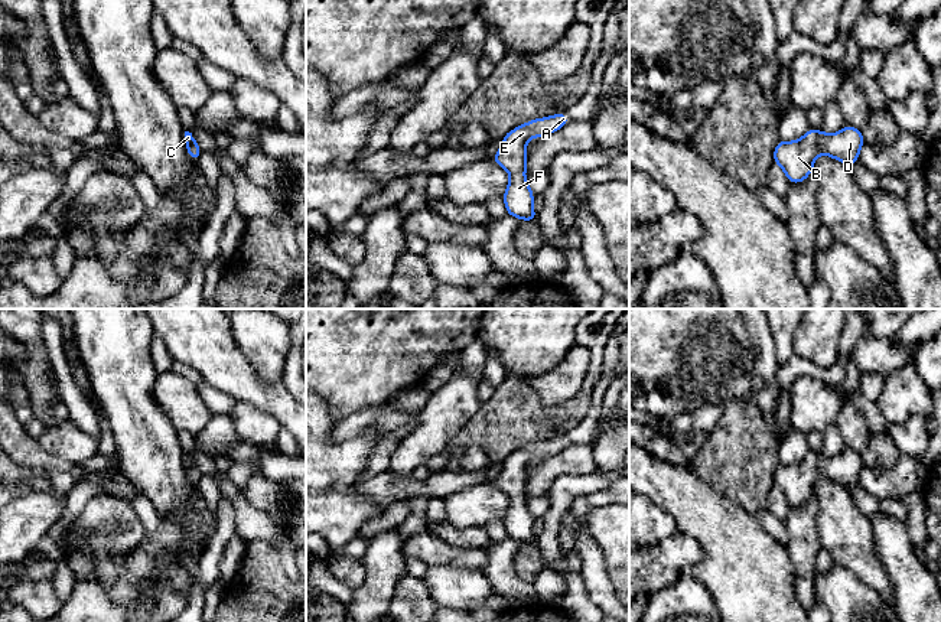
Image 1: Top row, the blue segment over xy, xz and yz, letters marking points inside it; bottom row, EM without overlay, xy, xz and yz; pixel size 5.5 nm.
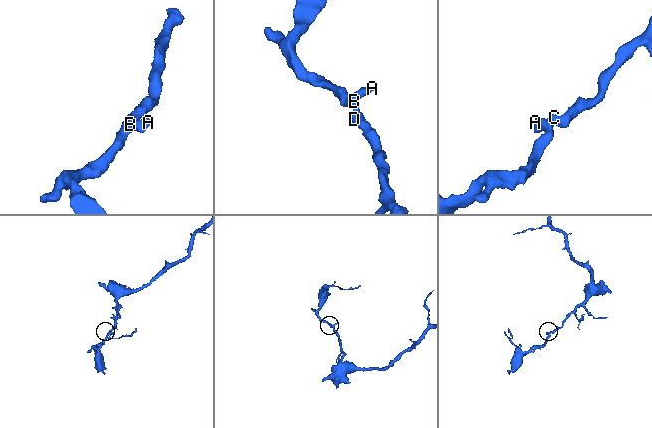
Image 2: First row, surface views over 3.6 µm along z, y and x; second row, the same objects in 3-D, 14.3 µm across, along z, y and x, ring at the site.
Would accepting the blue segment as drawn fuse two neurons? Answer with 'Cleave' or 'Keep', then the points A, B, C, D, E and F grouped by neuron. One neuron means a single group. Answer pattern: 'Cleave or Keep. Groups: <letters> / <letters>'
Keep. Groups: A B C D E F

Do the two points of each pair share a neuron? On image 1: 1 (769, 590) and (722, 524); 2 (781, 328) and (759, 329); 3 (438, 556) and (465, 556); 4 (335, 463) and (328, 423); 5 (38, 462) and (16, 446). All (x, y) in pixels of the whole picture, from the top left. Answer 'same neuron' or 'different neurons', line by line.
1: same neuron
2: different neurons
3: same neuron
4: same neuron
5: same neuron

